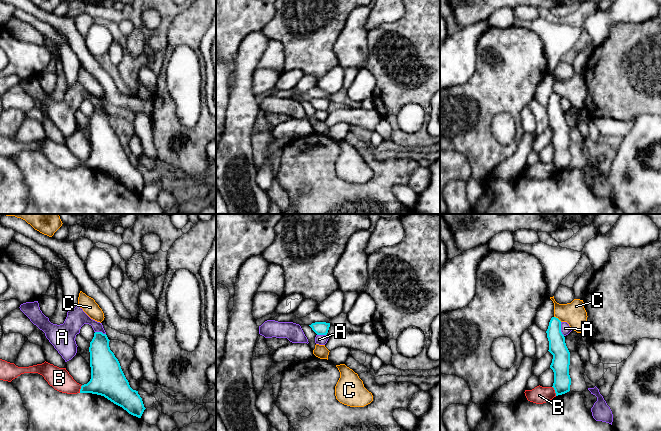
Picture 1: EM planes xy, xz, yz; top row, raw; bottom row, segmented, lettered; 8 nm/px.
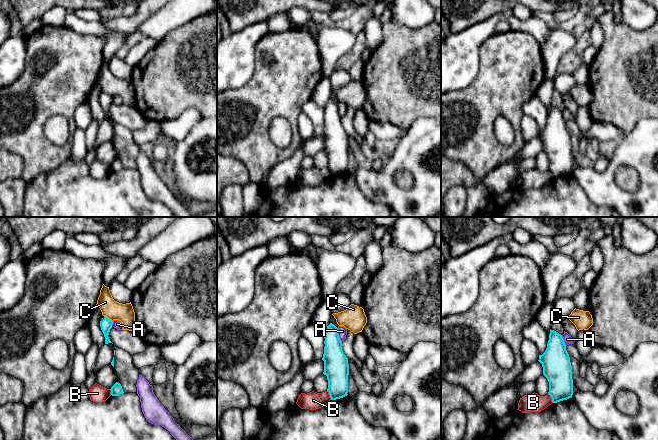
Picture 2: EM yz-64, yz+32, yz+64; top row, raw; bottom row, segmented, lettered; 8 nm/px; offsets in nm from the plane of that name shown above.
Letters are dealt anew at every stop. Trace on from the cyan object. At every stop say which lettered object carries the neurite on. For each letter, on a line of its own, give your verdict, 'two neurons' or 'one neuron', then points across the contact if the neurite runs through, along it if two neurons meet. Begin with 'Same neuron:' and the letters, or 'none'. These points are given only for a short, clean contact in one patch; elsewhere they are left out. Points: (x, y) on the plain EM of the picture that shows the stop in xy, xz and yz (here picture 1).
Same neuron: none
A: two neurons; border along yz (560, 98), (560, 107), (564, 111)
B: two neurons
C: two neurons; border along yz (554, 92), (561, 97)

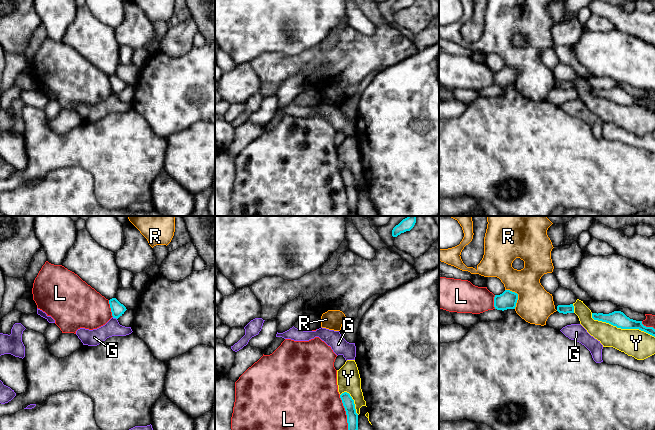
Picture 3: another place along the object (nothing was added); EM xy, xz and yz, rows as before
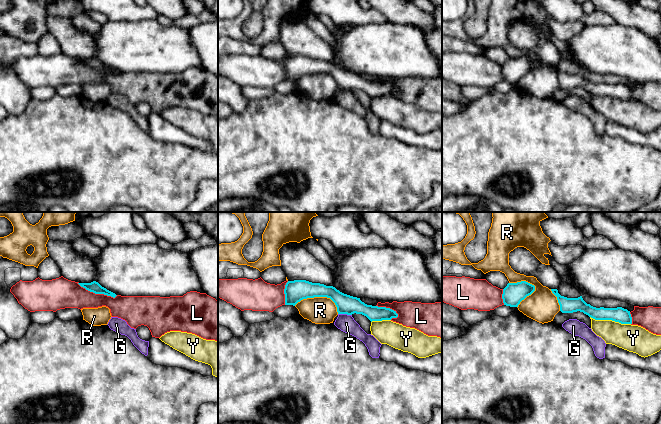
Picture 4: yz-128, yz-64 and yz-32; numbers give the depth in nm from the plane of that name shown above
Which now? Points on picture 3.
Same neuron: none
G: two neurons; border along xy (112, 93), (116, 95)
L: two neurons
R: two neurons
Y: two neurons

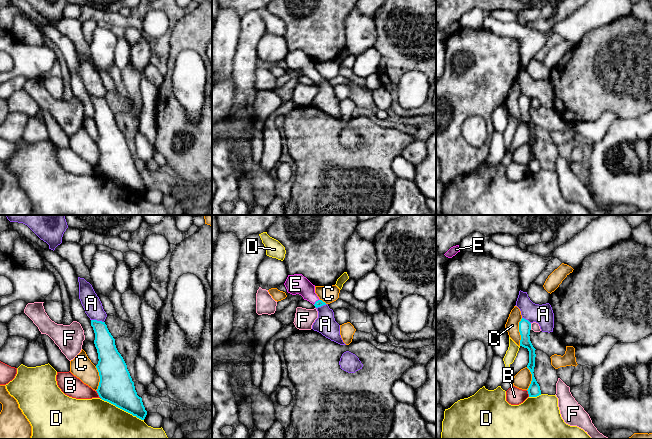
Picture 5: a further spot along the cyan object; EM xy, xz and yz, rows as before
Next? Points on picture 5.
Same neuron: E
A: two neurons; border along xy (91, 95), (103, 98)
B: two neurons
C: two neurons
D: two neurons
E: one neuron; runs through xz (319, 79), (316, 77), (299, 60), (295, 60)
F: two neurons; border along yz (530, 99), (531, 105)

